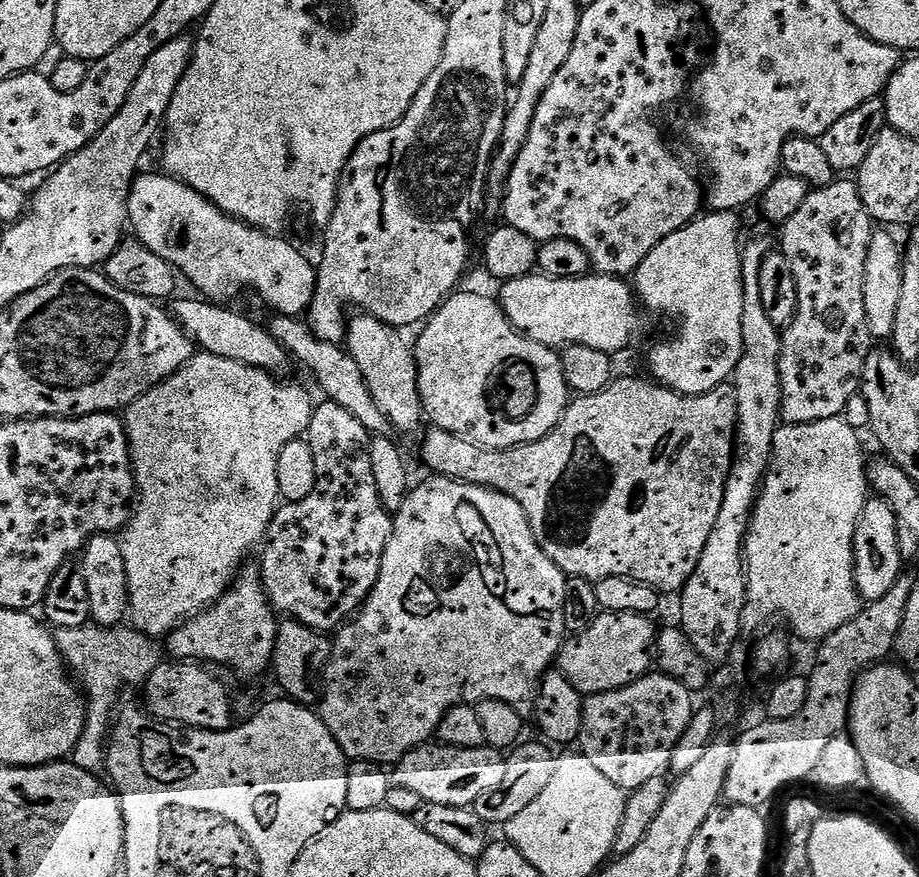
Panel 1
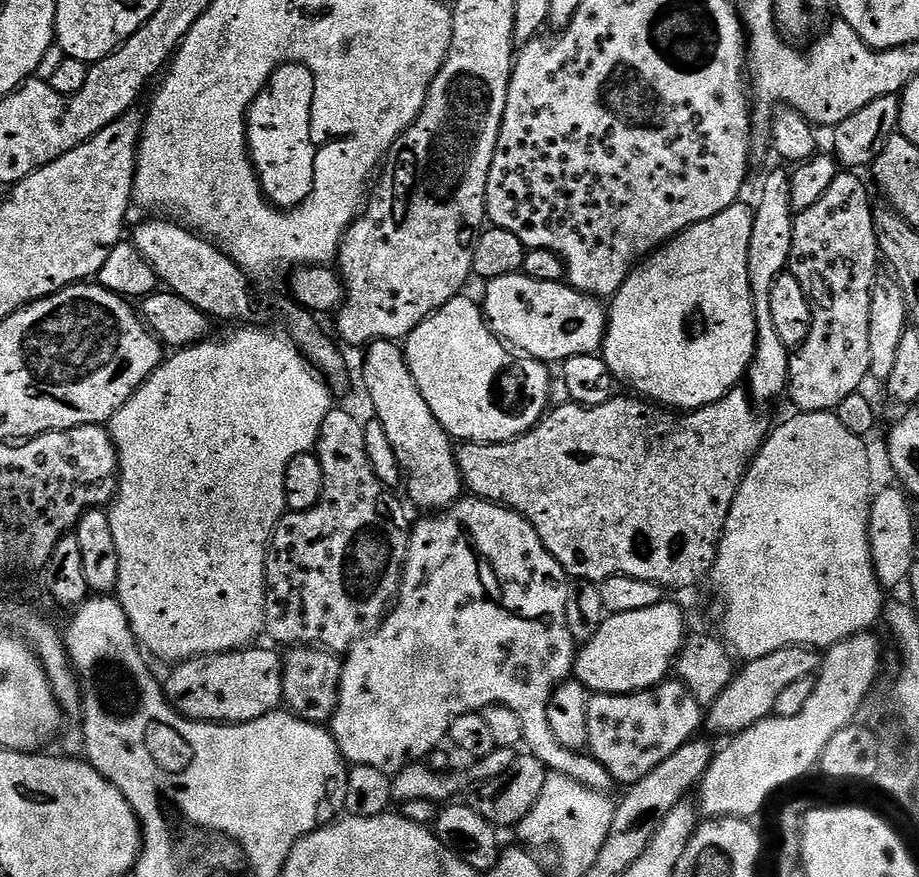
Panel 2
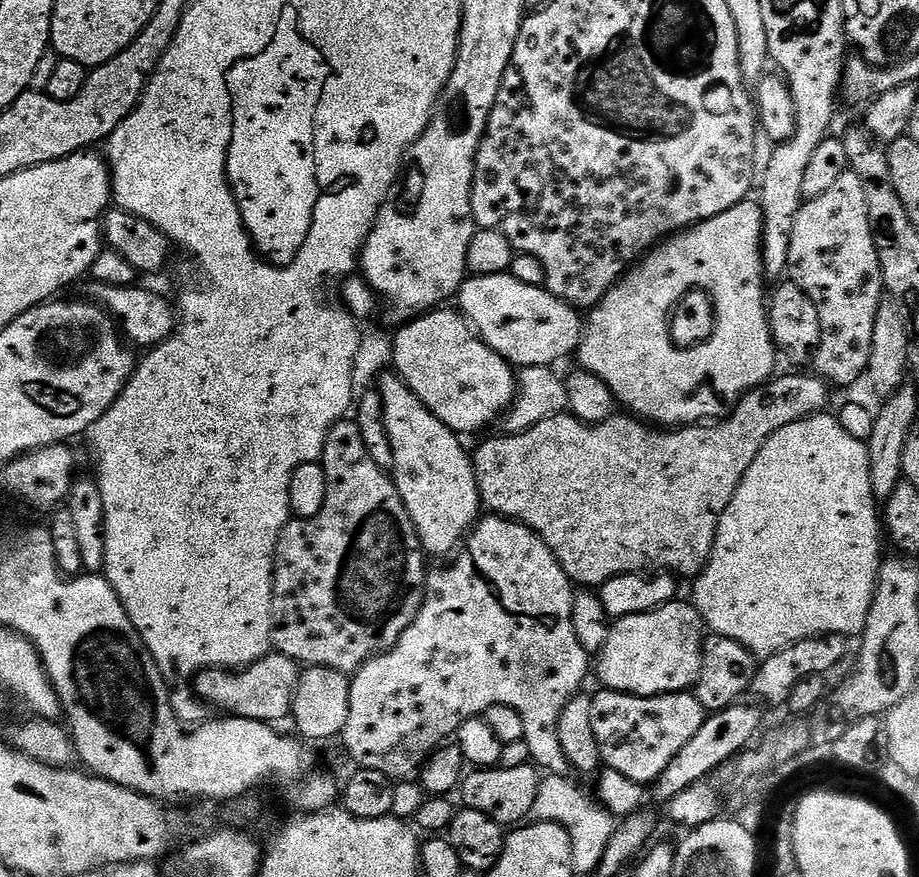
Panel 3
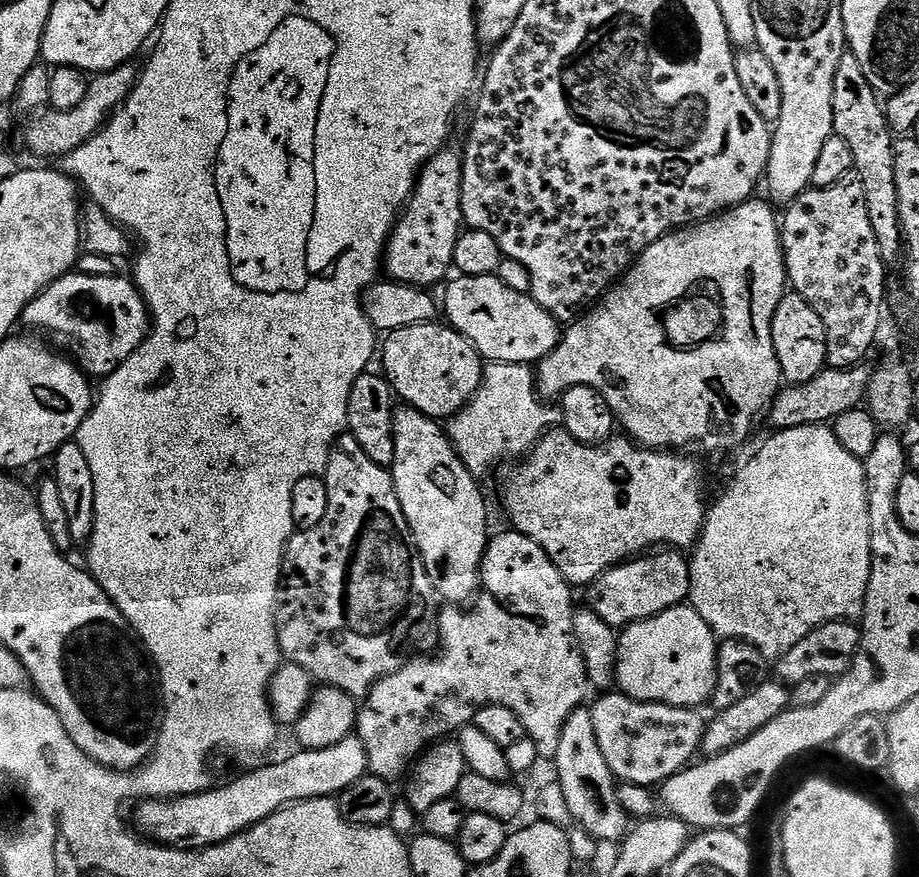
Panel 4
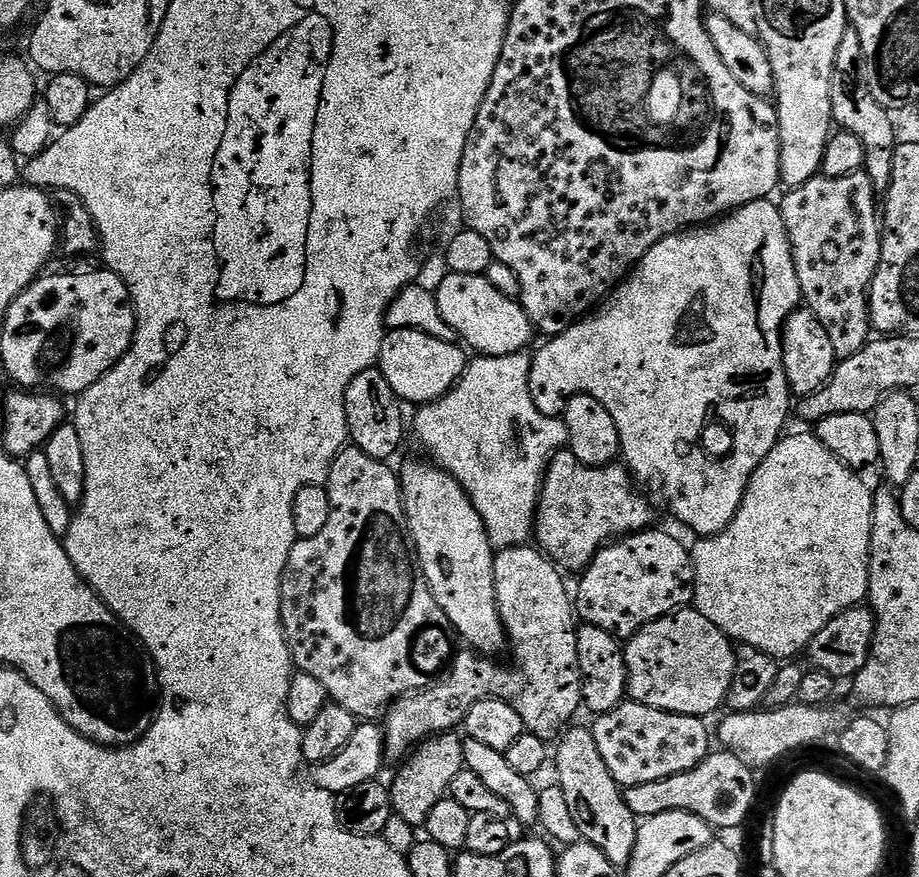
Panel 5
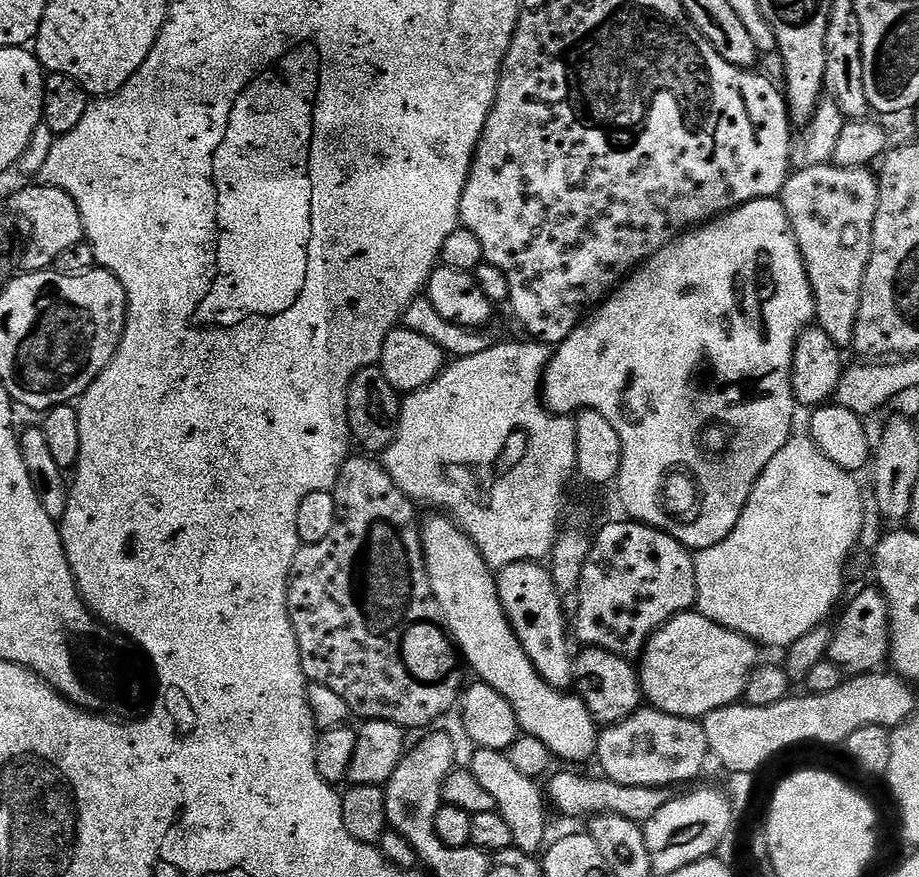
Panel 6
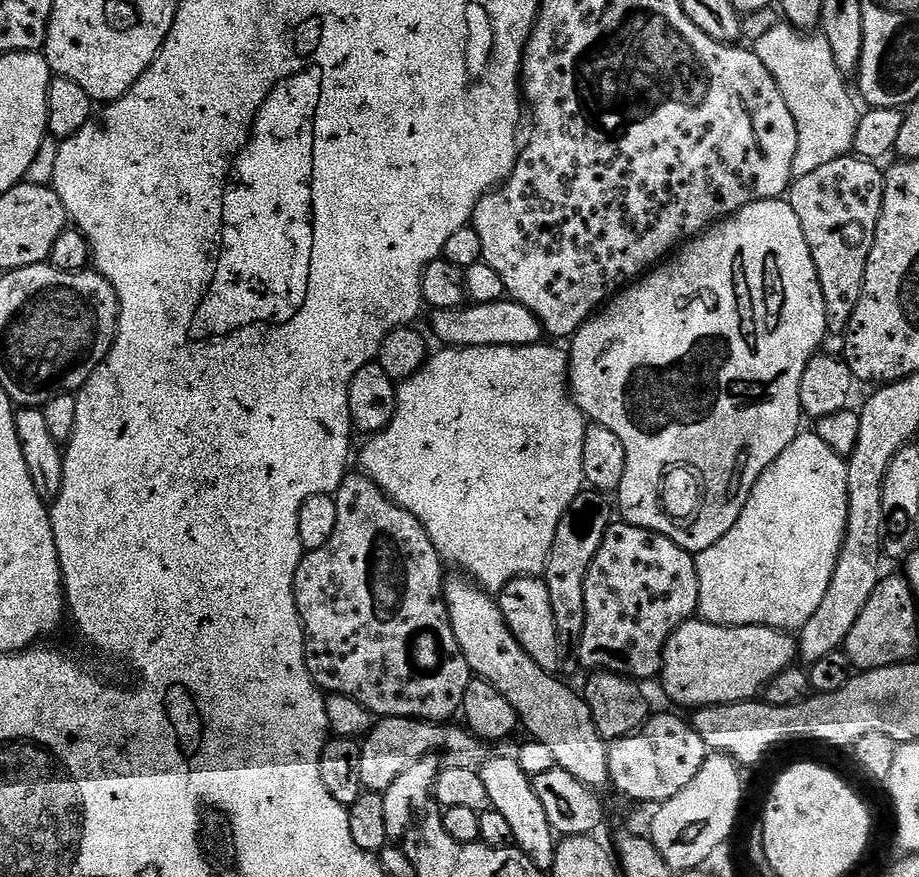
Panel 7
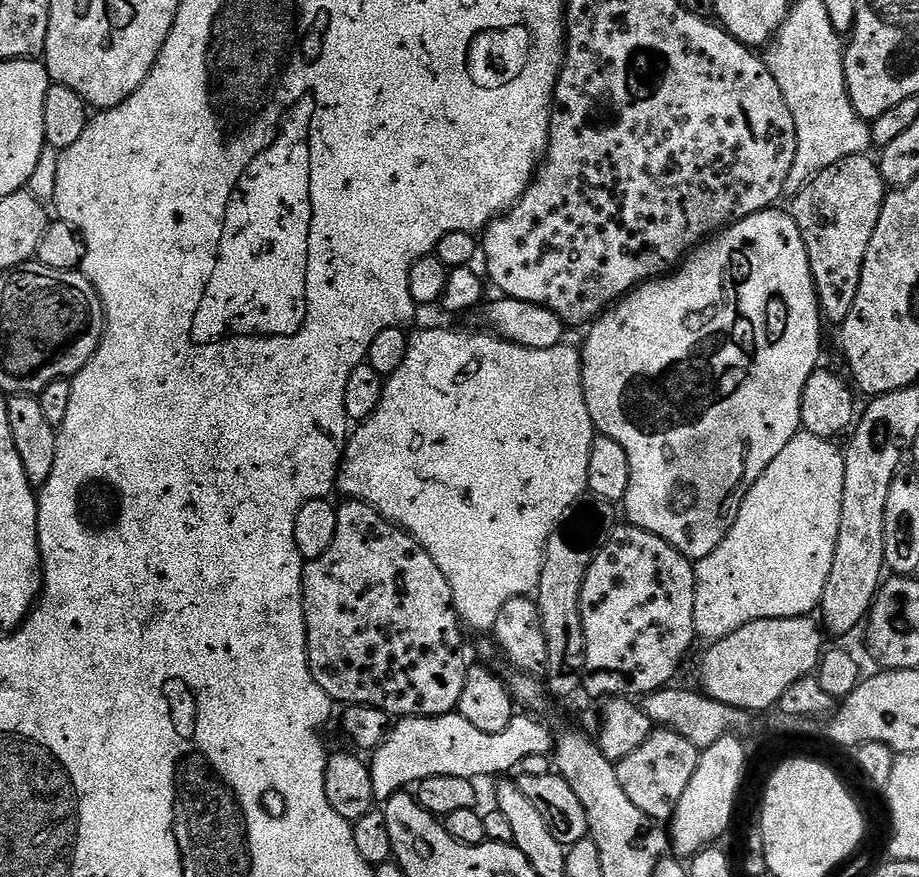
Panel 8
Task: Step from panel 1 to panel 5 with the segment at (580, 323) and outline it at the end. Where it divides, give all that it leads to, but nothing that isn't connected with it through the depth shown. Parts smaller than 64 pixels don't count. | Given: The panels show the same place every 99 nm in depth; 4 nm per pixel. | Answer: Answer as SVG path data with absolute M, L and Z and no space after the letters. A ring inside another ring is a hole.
M448 272L441 278L440 285L435 285L434 291L442 318L446 318L446 323L473 353L480 356L523 353L532 336L534 337L530 318L519 300L511 300L506 294L498 294L498 290L490 286L487 275L471 276Z

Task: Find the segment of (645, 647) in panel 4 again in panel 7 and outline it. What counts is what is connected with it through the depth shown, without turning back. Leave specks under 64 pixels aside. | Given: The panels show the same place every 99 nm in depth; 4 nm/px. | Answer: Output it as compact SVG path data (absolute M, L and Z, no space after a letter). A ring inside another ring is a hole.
M693 618L666 642L659 679L664 680L665 694L687 710L715 704L741 704L744 700L756 700L773 678L793 667L797 656L797 641L778 628L727 628L724 624Z

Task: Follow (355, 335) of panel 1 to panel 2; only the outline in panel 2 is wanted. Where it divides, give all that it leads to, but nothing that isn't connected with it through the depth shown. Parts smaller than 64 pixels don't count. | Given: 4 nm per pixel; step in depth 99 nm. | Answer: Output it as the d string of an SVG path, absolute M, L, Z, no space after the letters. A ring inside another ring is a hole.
M373 340L367 345L364 356L364 388L372 399L375 419L380 421L382 430L386 430L386 438L390 438L390 446L400 462L400 471L406 477L408 496L424 510L443 510L461 499L465 491L464 480L458 470L456 448L451 436L434 418L434 410L426 406L426 398L422 398L422 390L418 390L418 382L414 382L414 374L410 374L408 359L404 356L404 349L395 340Z

